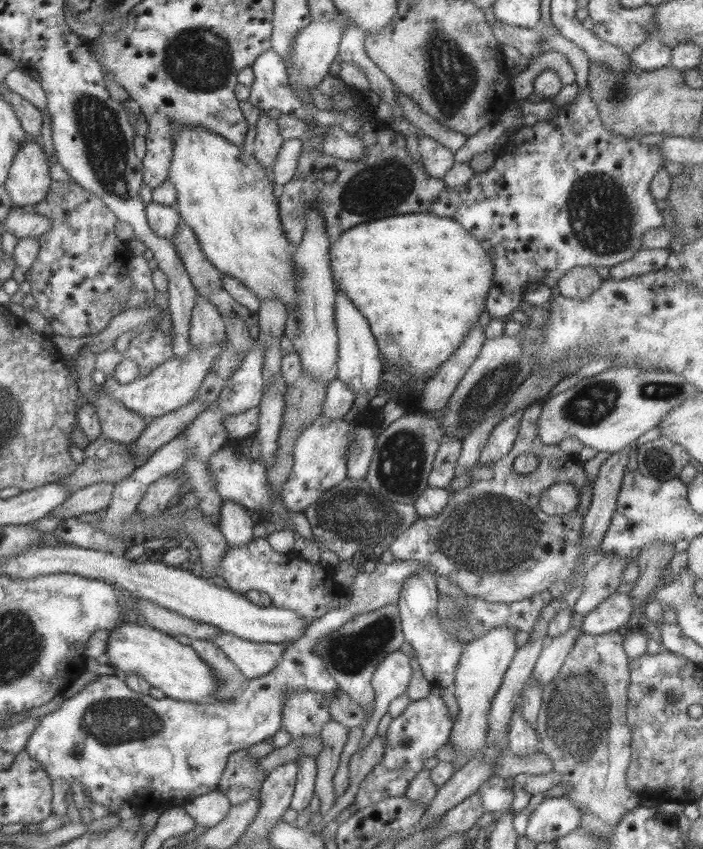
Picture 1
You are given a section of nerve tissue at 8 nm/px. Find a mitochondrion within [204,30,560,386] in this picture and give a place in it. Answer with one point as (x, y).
(381, 185)

